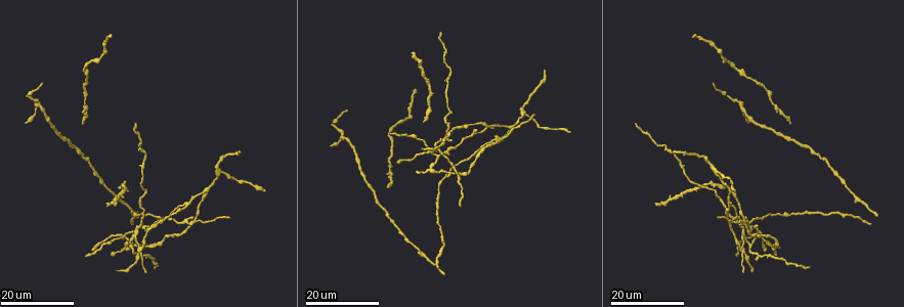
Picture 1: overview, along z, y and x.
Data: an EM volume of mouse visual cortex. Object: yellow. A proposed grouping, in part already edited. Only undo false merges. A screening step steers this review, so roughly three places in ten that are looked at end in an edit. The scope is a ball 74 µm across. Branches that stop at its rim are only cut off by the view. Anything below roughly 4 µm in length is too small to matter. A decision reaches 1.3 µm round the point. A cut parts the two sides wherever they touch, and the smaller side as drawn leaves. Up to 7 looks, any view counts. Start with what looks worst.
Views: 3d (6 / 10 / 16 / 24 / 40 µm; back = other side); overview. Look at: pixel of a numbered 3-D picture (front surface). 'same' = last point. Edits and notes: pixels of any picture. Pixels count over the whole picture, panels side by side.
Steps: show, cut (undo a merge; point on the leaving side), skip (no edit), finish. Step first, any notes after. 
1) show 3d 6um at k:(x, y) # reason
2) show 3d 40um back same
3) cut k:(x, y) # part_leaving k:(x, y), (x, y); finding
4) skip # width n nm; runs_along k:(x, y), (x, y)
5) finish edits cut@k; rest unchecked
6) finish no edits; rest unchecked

show 3d 24um at 1:(195, 220) # thin arm on a thick one

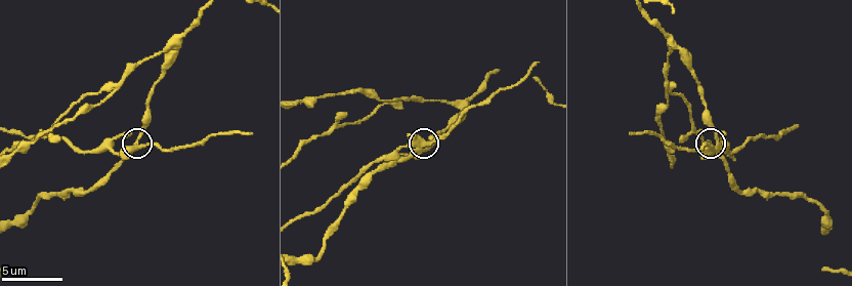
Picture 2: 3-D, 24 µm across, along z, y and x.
show 3d 10um at 2:(423, 146)

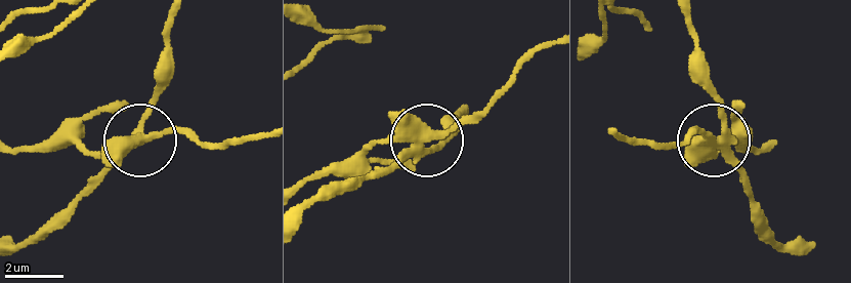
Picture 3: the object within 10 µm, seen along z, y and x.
cut 3:(172, 132) # arms 3; part_leaving 3:(418, 144), (376, 144), (303, 179); a second neuron is stuck on

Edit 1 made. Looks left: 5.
show overview

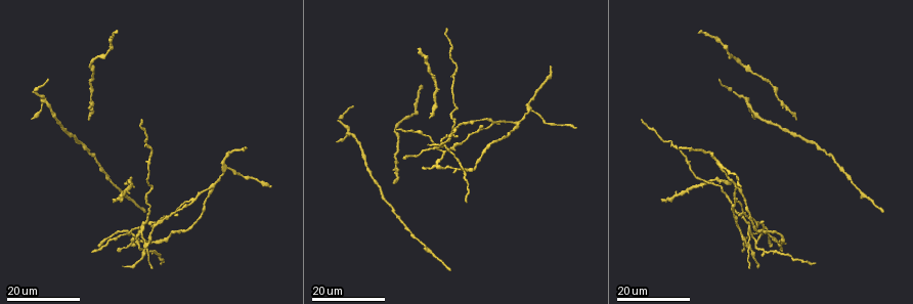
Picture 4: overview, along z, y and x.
show 3d 24um at 4:(746, 244)

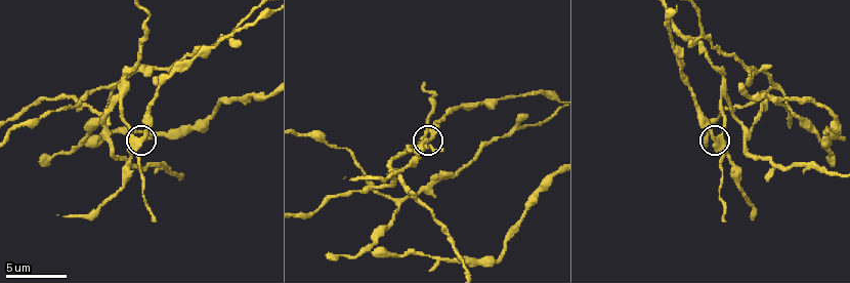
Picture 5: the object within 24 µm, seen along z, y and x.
show 3d 10um at 5:(716, 145) # closer look

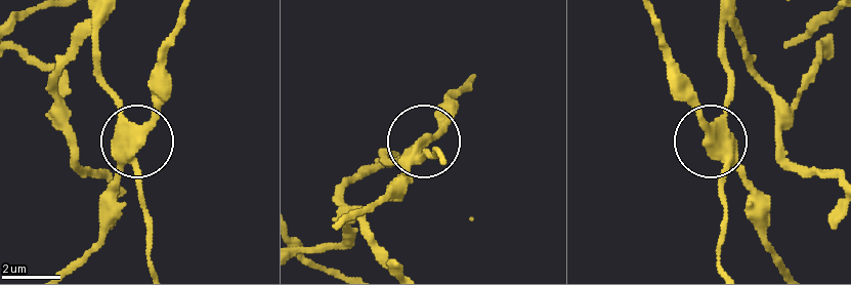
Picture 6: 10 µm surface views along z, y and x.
show 3d 6um at 6:(424, 141)

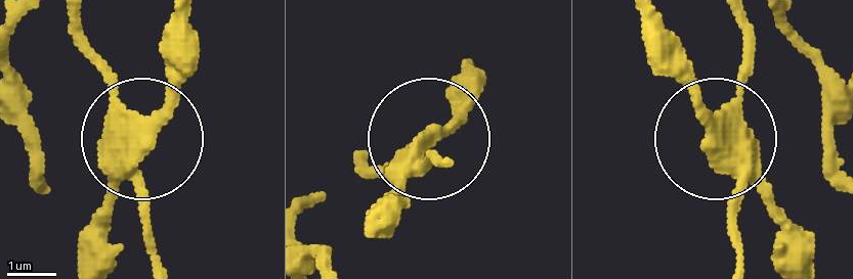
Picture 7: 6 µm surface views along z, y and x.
cut 7:(111, 68) # part_leaving 7:(126, 135), (110, 65), (77, 16); two neurons meet here

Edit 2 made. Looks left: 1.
show 3d 16um at 5:(368, 182) # thick turns thin

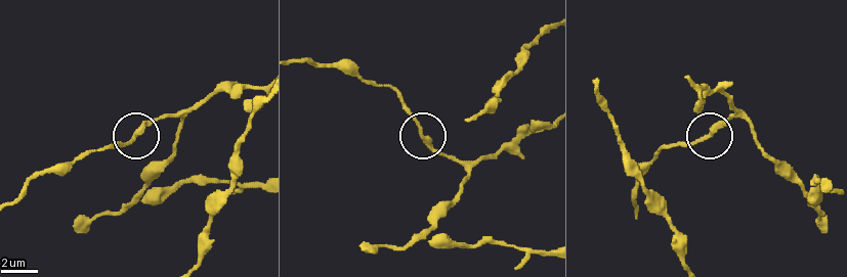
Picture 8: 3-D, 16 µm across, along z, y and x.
skip # all the same neuron

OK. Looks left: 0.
finish edits cut@3, cut@7; rest unchecked

